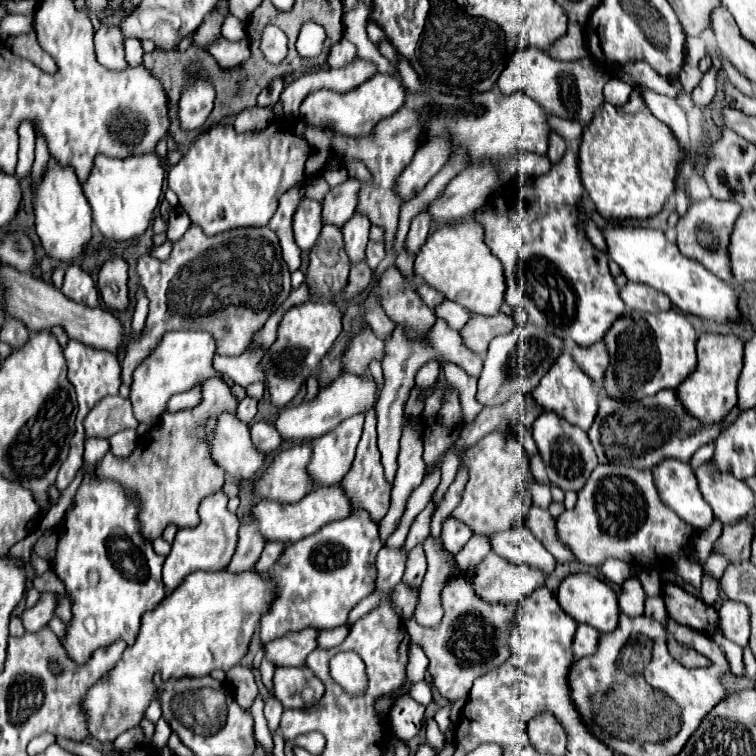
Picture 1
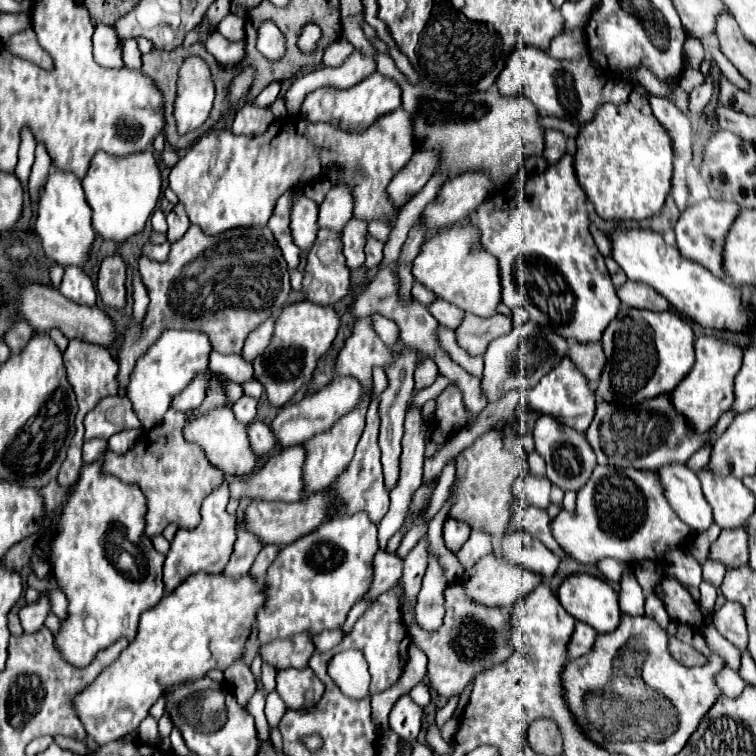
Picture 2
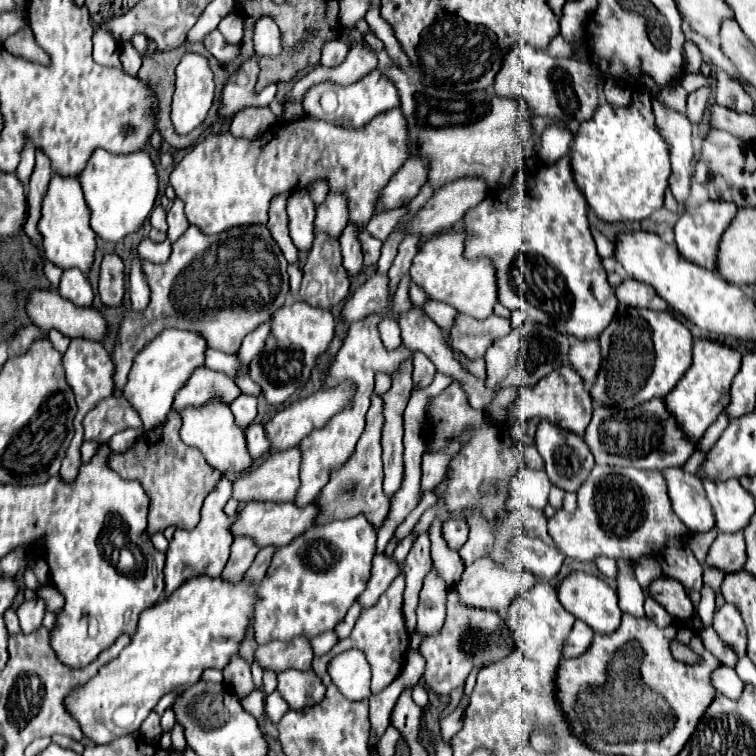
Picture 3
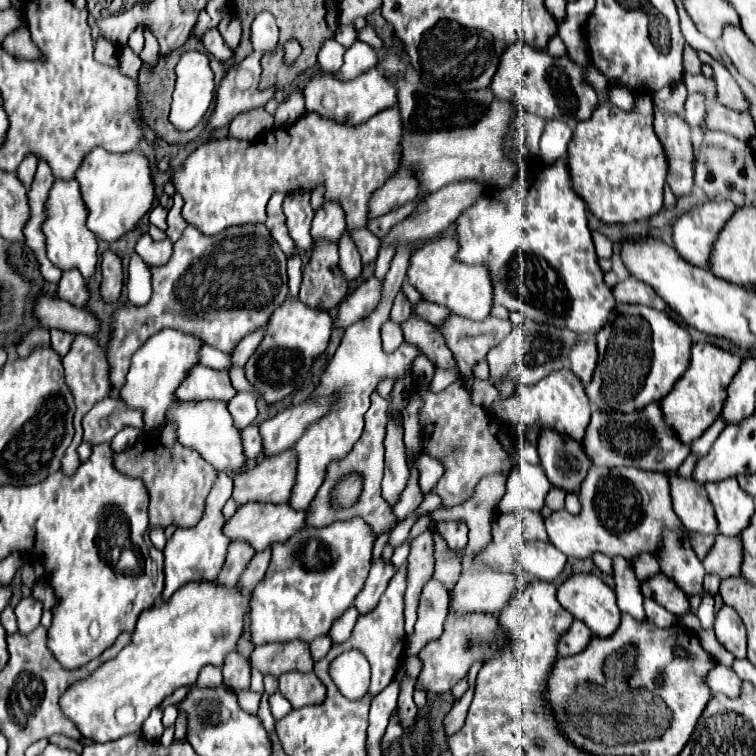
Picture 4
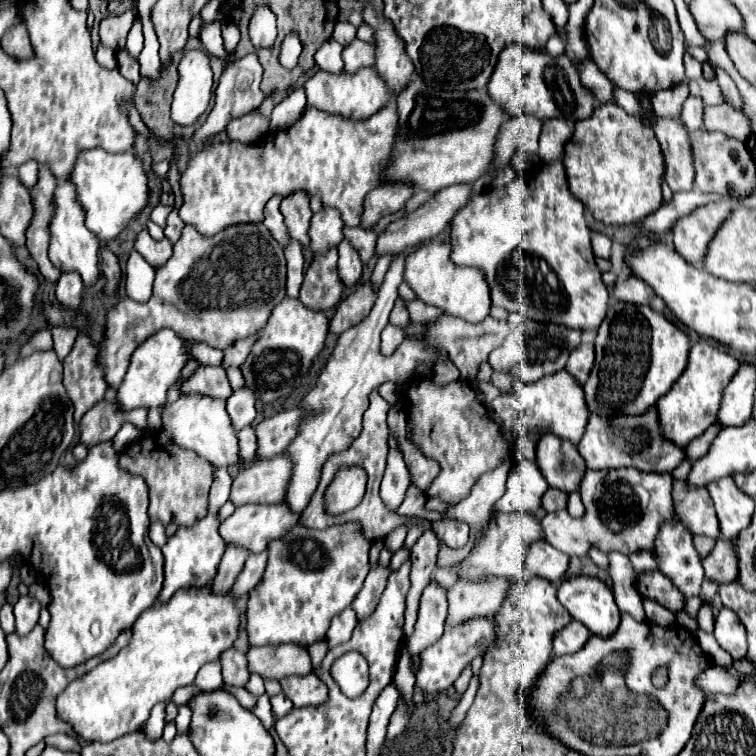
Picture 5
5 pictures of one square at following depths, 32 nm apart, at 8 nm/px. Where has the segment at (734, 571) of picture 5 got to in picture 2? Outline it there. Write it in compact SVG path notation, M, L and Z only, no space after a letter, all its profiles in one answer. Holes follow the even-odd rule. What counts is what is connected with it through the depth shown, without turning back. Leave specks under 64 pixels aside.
M746 528L722 530L718 540L710 548L710 560L722 562L726 568L738 568L748 562Z

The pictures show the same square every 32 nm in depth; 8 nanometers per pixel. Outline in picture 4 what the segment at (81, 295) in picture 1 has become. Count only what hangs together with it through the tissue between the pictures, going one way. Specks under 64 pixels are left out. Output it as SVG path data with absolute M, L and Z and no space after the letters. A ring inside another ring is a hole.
M68 270L62 274L58 282L58 298L70 302L72 306L84 306L88 302L88 288L80 272Z

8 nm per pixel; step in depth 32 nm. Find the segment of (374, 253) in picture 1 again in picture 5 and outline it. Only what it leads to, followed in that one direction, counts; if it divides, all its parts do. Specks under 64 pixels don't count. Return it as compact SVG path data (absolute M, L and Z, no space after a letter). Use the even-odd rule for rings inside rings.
M344 226L344 238L348 238L348 242L360 254L360 260L364 264L372 260L374 248L376 248L376 234L374 232L366 232L362 228L348 228L348 226Z

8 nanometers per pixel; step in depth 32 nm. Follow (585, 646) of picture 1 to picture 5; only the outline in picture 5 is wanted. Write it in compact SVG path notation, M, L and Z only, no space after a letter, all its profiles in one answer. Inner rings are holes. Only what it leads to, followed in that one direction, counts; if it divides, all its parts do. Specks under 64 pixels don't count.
M572 620L566 628L556 632L552 640L552 656L564 656L564 654L578 652L586 644L588 638L590 638L588 628L584 628L584 624L580 624L578 620Z

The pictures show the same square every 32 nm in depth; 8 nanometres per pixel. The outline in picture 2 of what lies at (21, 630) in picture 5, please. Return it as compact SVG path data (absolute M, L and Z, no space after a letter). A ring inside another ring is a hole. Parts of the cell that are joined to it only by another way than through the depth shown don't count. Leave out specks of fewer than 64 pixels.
M44 594L36 602L22 606L18 616L20 616L20 624L22 624L24 632L40 630L44 626L44 620L46 620L48 612L50 612L50 602L48 602L48 598Z

